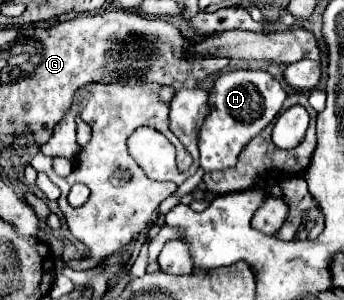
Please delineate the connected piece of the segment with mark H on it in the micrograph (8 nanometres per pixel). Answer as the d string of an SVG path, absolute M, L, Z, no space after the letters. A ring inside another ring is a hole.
M235 70L221 74L209 92L211 114L201 126L199 150L201 150L201 168L205 172L223 170L237 162L239 150L257 136L281 110L287 94L269 72L261 70Z

